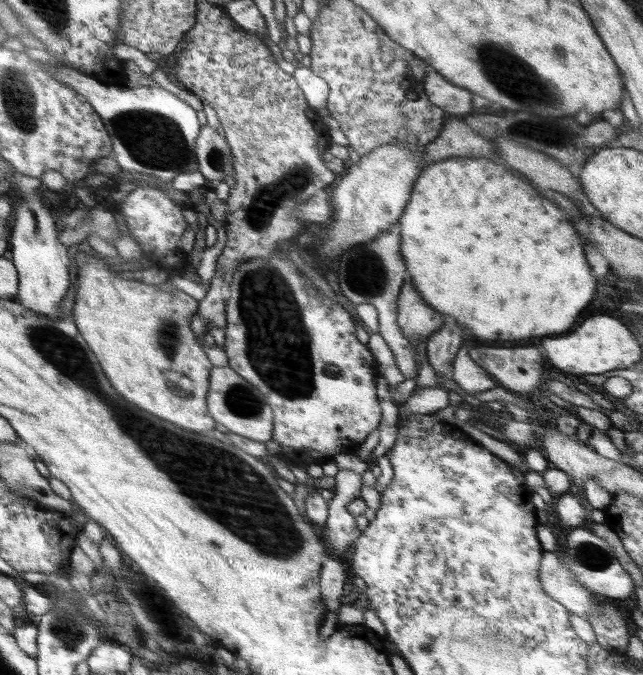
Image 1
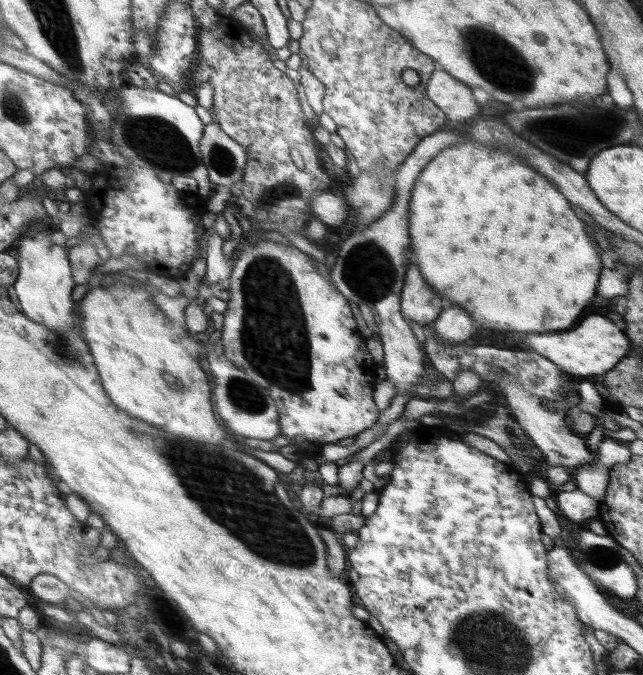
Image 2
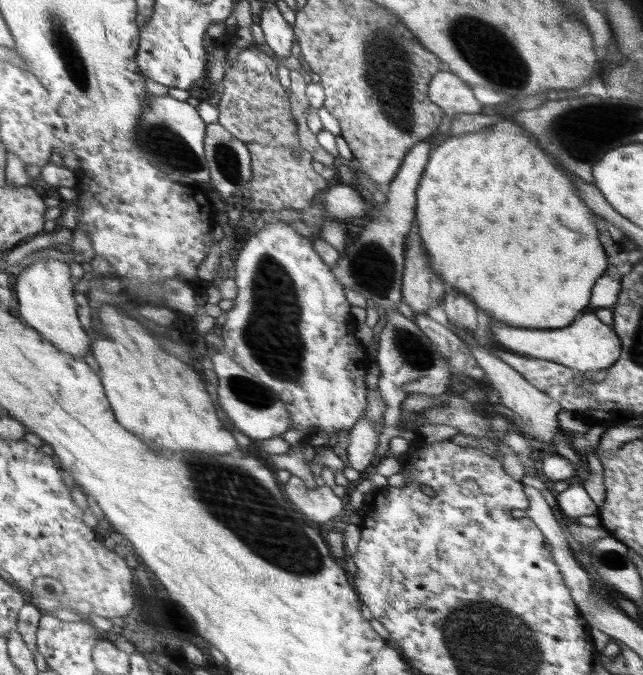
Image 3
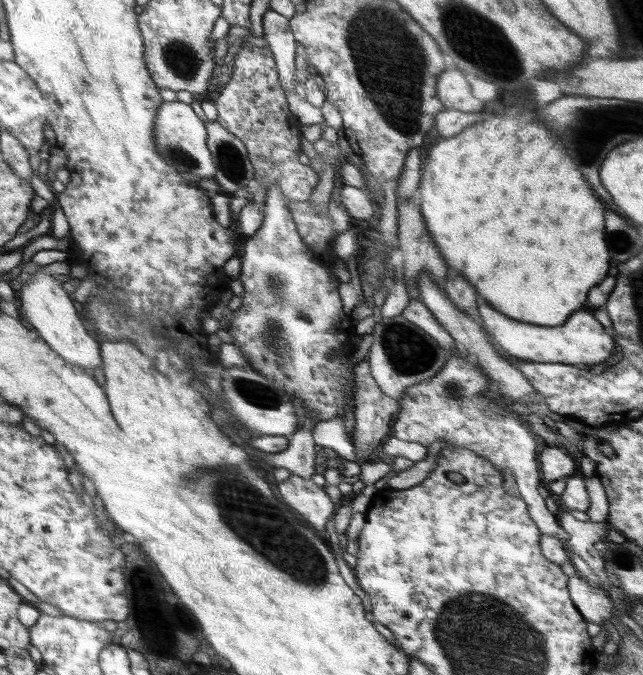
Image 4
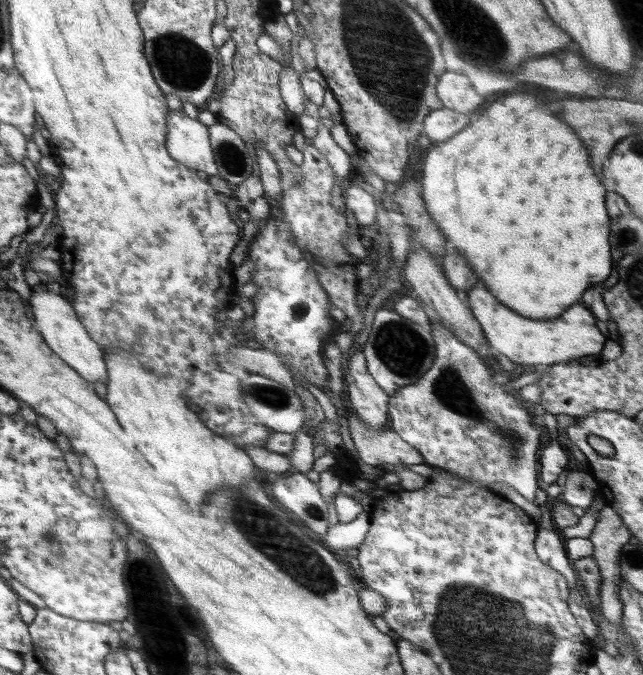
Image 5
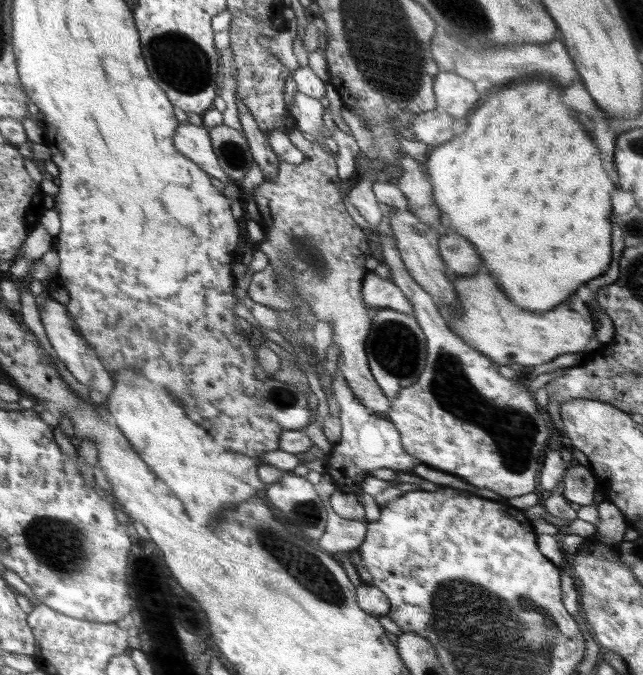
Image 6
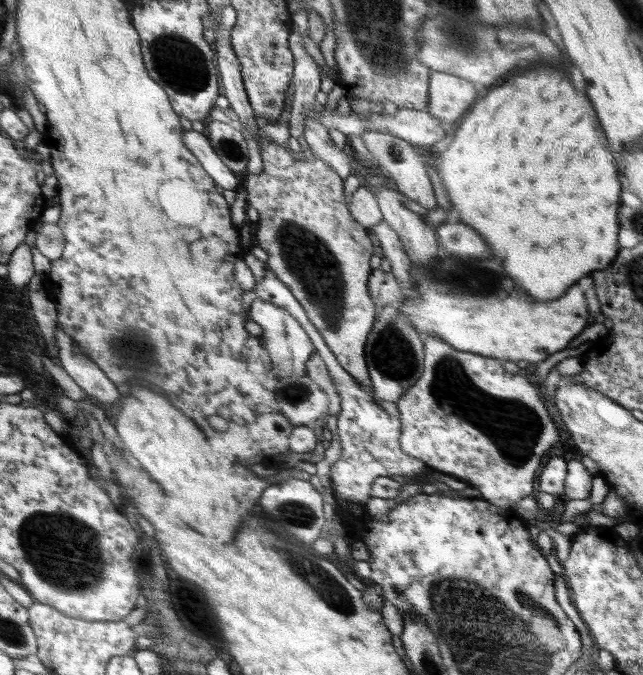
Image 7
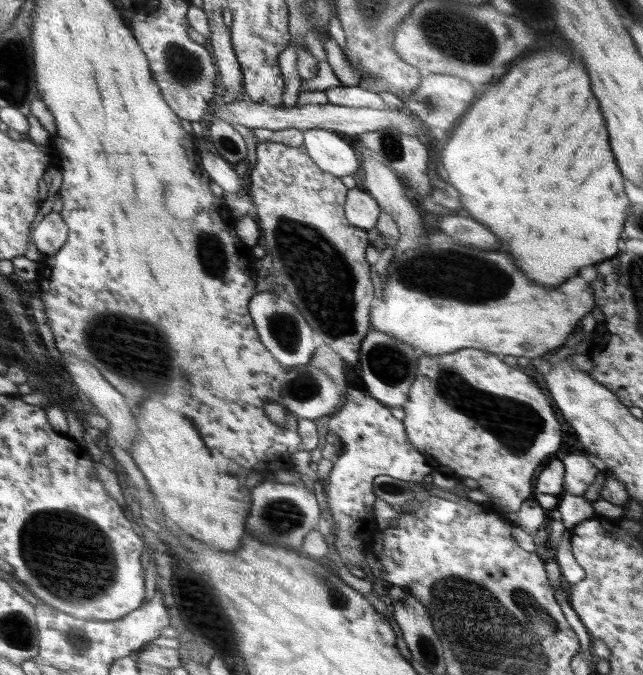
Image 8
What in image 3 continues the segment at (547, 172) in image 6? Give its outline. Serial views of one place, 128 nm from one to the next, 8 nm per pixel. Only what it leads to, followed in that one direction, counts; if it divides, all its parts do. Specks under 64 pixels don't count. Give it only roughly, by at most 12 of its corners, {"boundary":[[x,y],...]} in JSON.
{"boundary":[[517,123],[434,146],[415,222],[448,288],[564,328],[607,273]]}

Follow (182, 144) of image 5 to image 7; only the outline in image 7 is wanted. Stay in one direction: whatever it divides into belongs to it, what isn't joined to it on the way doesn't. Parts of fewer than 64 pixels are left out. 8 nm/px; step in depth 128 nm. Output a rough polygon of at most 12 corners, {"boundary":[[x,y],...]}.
{"boundary":[[188,130],[183,144],[208,176],[229,191],[239,178],[214,153],[208,137]]}

